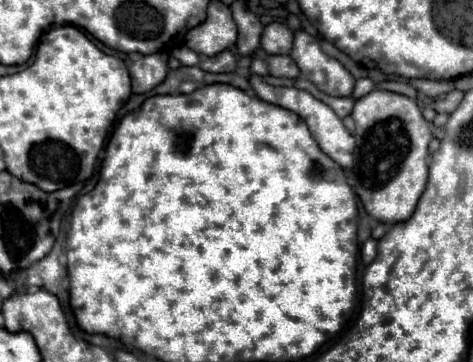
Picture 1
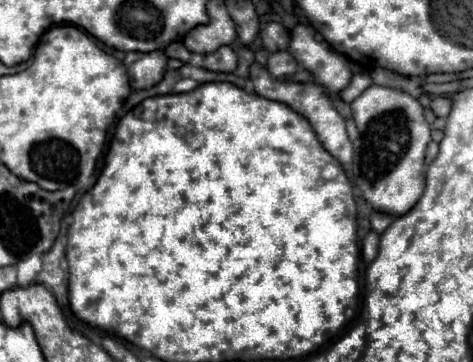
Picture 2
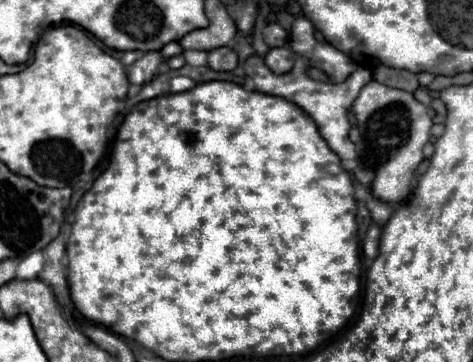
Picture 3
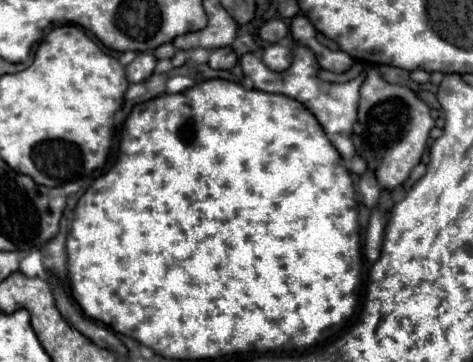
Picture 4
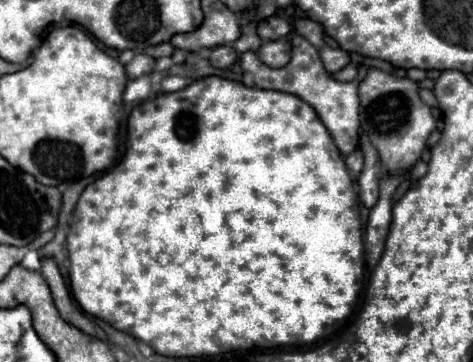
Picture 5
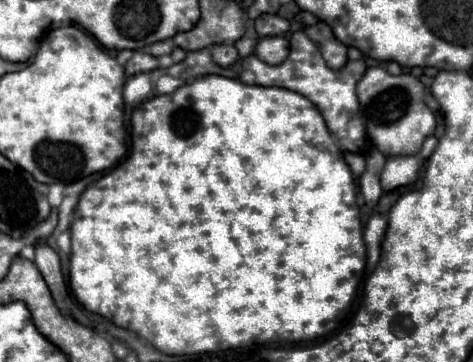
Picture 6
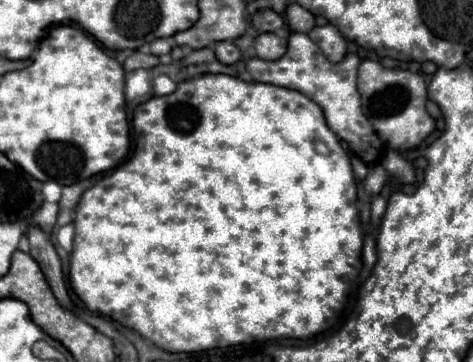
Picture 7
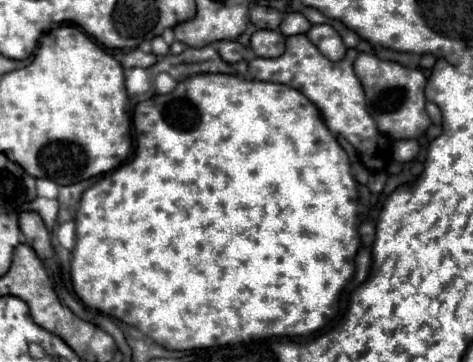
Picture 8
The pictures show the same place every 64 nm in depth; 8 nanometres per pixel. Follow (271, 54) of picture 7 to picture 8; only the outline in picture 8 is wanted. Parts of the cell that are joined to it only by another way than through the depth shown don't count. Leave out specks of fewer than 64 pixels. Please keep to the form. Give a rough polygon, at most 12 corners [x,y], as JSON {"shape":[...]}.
{"shape":[[258,30],[250,46],[260,58],[284,54],[284,34]]}

